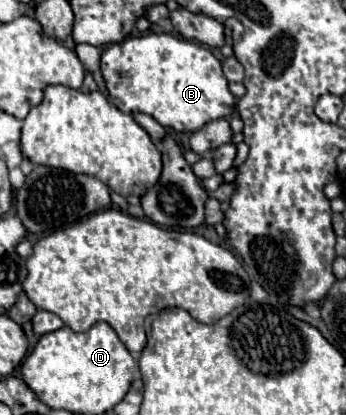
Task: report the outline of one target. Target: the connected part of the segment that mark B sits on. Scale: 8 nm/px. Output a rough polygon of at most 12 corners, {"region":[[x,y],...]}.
{"region":[[168,33],[102,53],[110,99],[190,133],[236,99],[204,45]]}

